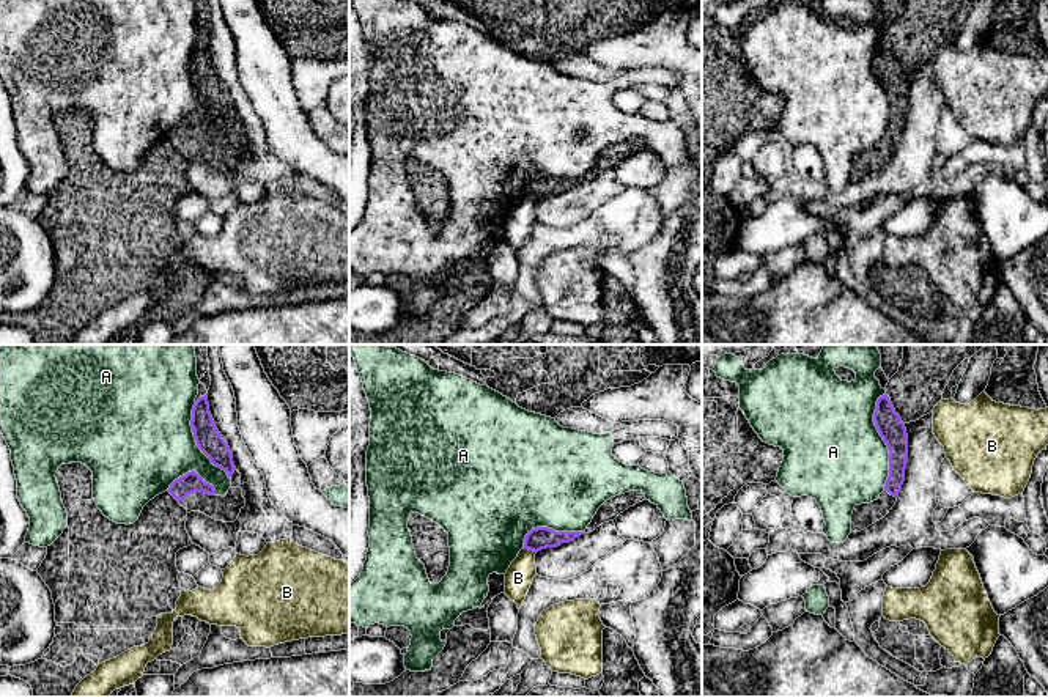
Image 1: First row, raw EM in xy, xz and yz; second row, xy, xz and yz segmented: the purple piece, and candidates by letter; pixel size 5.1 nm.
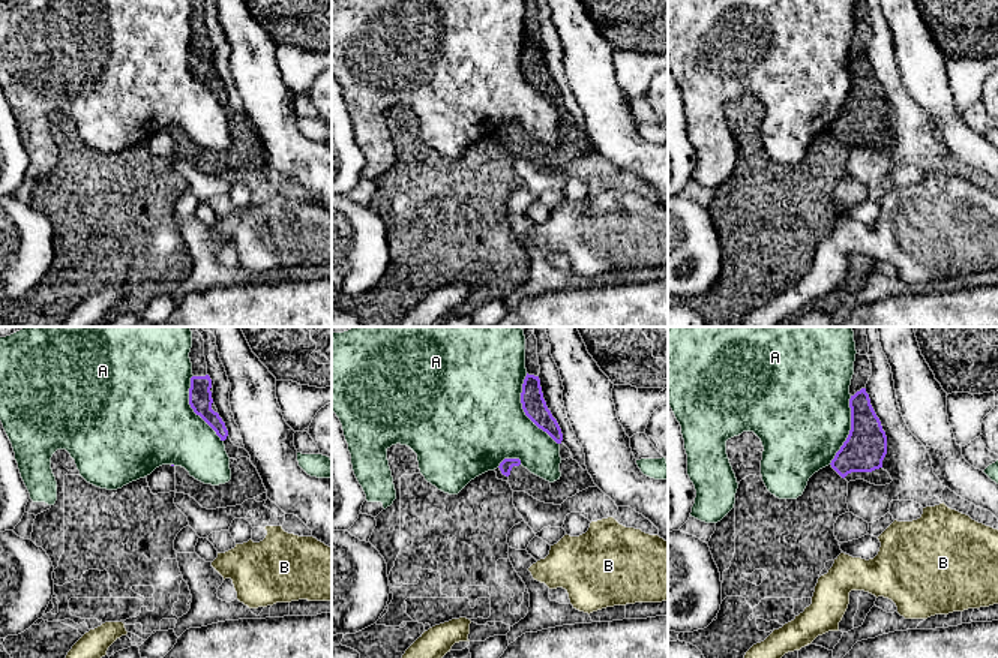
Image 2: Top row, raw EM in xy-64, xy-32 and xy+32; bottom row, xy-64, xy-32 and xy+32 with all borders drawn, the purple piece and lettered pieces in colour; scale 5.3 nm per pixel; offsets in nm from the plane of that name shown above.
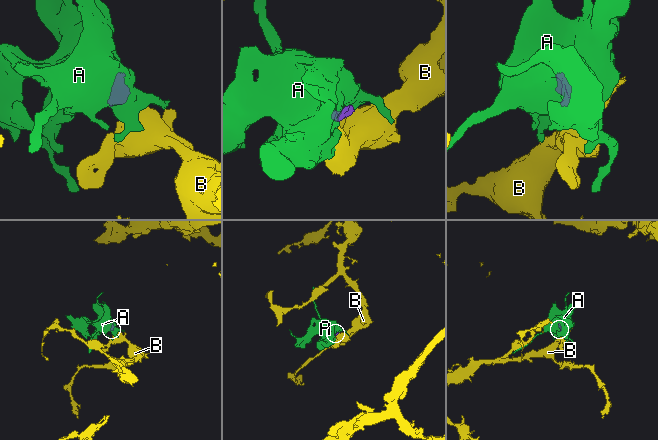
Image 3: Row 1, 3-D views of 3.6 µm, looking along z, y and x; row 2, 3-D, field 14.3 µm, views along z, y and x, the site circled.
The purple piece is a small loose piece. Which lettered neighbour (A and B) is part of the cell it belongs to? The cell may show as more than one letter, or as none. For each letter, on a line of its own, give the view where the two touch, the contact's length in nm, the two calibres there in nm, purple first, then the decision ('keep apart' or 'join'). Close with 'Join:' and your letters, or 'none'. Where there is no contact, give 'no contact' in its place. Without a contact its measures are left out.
A: yz | 500 nm | 140/480 nm | keep apart
B: xz | 80 nm | 120/140 nm | keep apart
Join: none

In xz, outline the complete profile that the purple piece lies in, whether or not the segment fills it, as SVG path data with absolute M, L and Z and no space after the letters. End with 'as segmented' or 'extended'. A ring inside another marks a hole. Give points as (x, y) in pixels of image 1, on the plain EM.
M548 175L532 176L524 186L524 197L538 200L546 195L557 195L562 190L570 190L584 179L555 179Z | as segmented

